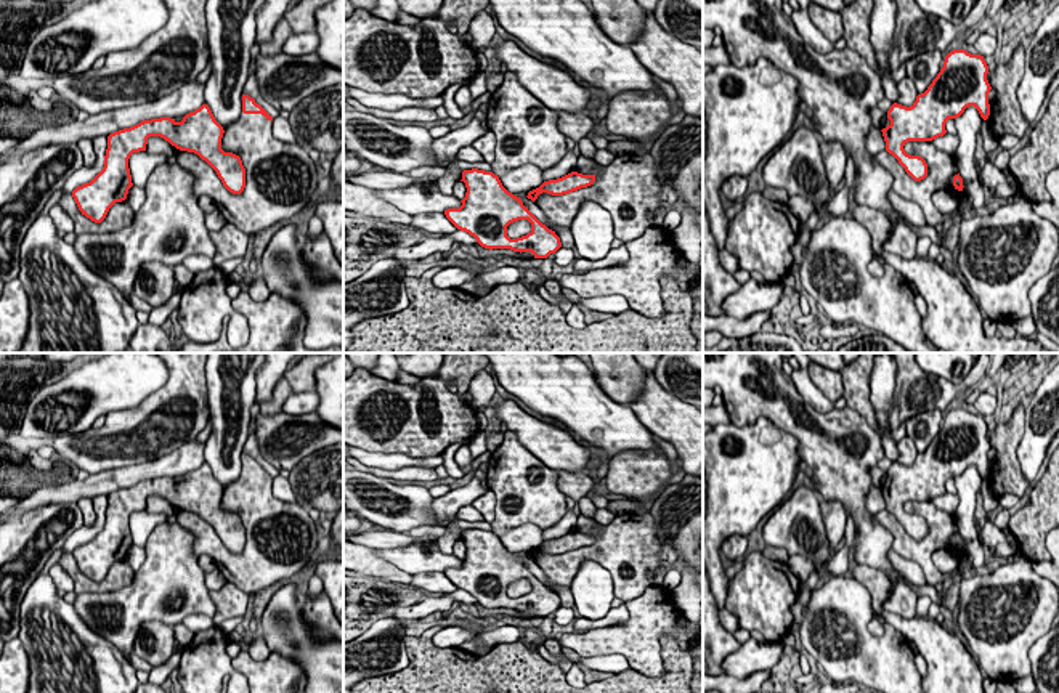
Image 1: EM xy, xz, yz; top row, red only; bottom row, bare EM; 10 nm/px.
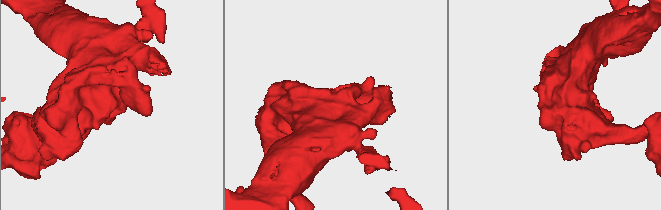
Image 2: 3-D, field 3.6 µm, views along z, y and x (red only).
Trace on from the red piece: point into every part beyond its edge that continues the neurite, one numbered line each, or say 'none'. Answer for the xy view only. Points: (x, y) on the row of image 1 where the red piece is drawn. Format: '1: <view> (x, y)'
1: xy (281, 178)

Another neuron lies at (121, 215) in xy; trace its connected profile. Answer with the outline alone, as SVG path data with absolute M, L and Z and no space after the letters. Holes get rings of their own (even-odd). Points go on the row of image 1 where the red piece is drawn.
M72 192L63 194L58 204L71 215L75 234L112 233L132 226L135 218L135 212L127 201L116 202L101 223L91 221L79 210Z

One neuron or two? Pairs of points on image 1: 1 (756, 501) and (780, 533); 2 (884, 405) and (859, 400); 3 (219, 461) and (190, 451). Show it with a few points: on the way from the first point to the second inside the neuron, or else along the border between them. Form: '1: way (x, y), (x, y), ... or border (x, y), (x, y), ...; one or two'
1: border (783, 502), (779, 507); two
2: border (872, 369), (870, 403), (881, 429), (880, 433); two
3: border (206, 443), (204, 462); two

